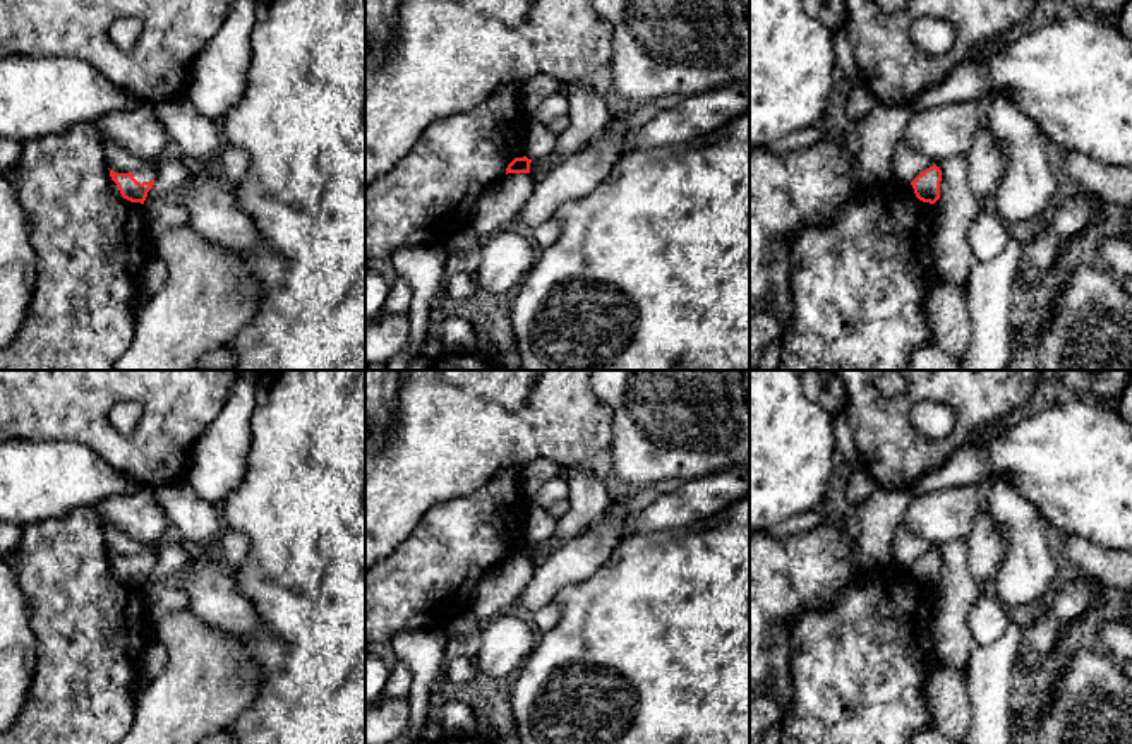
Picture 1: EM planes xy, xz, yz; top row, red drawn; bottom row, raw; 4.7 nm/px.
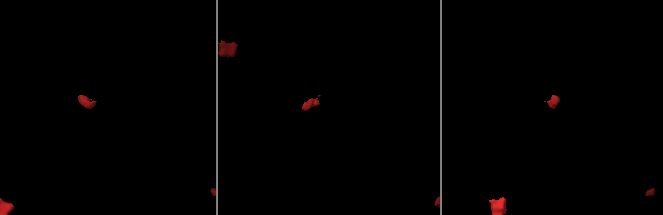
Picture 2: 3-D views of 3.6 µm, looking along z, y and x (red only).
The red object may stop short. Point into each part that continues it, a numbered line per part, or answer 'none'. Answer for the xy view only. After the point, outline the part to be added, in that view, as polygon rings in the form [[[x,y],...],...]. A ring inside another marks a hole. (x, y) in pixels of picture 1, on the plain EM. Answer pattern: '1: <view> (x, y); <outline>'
1: xy (150, 556); [[[146,549],[141,554],[134,555],[134,562],[142,567],[154,564],[158,561],[158,550],[156,549]]]

